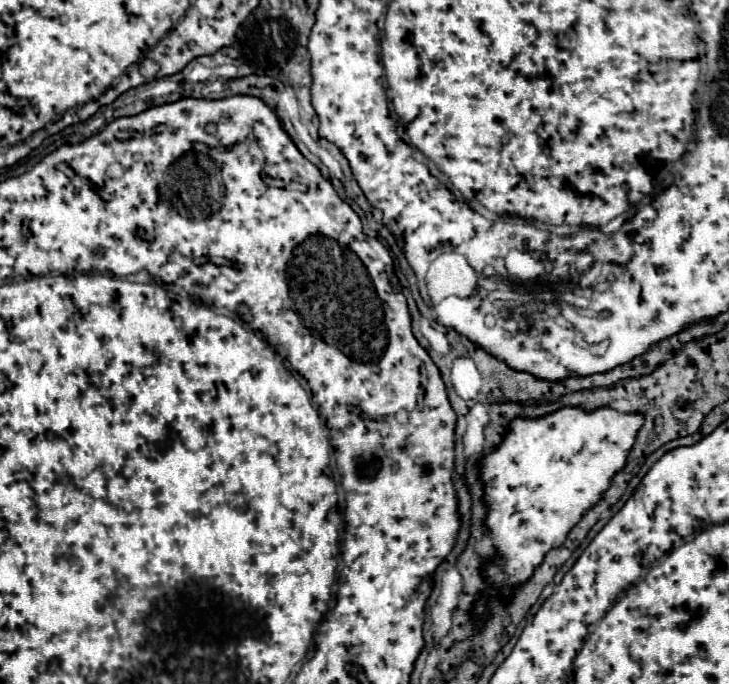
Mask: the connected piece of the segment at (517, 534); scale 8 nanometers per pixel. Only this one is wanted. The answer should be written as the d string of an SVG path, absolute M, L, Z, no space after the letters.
M569 405L543 417L515 417L509 421L509 429L497 447L479 461L483 501L487 501L487 529L491 529L487 537L493 541L491 553L499 553L499 565L491 565L487 577L499 585L499 591L511 593L515 585L523 585L543 563L543 557L563 545L583 513L597 505L615 473L623 469L639 425L643 425L643 413L619 413L609 405L599 409Z

